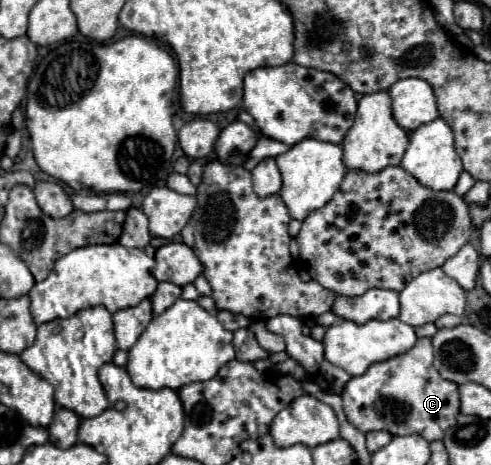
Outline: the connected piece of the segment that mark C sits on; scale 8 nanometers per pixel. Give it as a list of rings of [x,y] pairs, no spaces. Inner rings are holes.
[[[419,338],[409,352],[375,362],[365,374],[353,376],[345,384],[341,398],[347,420],[363,434],[373,430],[385,430],[393,436],[419,434],[427,442],[445,436],[445,428],[457,422],[455,418],[461,406],[459,386],[443,380],[433,366],[433,346],[429,338]]]

